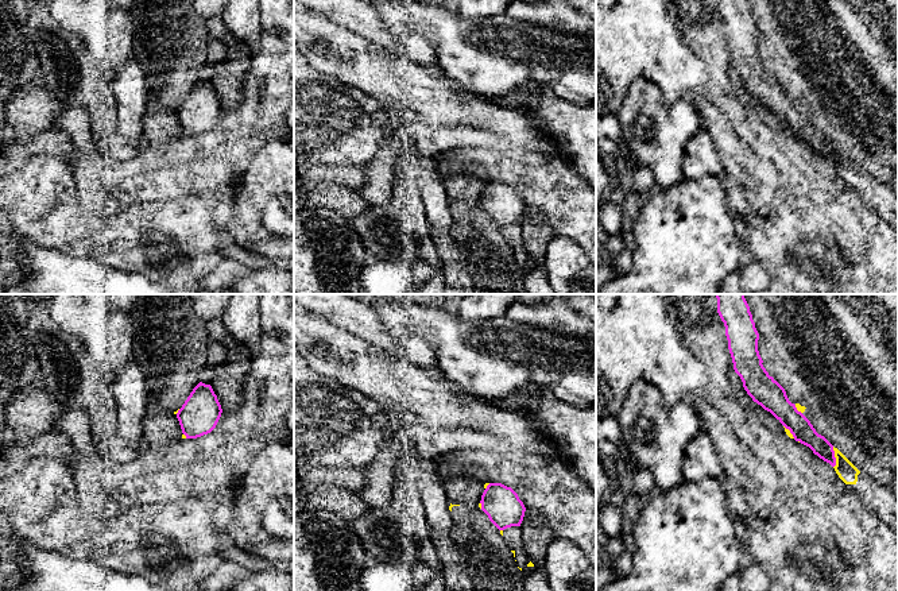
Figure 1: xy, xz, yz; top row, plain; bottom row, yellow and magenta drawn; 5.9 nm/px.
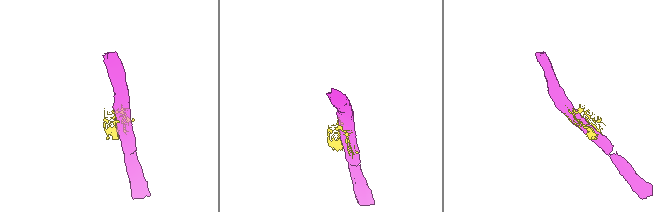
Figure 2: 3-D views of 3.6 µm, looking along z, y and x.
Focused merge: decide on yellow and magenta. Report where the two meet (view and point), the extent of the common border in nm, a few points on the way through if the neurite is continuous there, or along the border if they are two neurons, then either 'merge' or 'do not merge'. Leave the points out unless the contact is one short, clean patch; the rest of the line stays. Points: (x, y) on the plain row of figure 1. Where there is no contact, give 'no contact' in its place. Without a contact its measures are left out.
contact yz (835, 154); length 130 nm; do not merge

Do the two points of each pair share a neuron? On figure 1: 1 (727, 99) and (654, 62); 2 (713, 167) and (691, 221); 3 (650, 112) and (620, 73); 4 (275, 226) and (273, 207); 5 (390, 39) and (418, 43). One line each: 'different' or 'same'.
1: different
2: different
3: different
4: same
5: same

